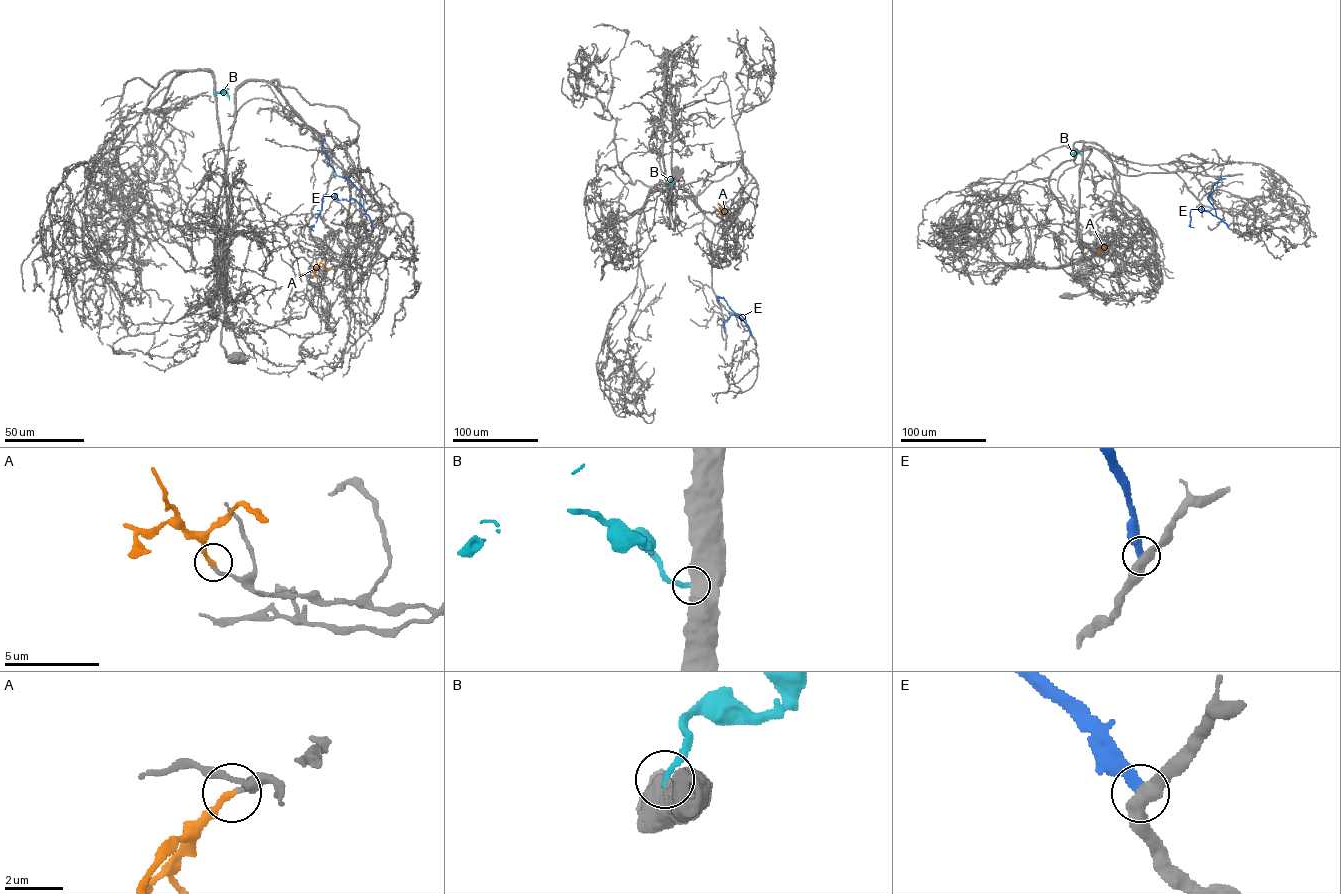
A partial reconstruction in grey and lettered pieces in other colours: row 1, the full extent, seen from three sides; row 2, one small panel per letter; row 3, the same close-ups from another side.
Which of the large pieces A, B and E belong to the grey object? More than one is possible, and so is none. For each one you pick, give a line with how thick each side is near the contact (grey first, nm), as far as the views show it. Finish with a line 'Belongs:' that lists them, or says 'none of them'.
A: 180/200 nm
Belongs: A

